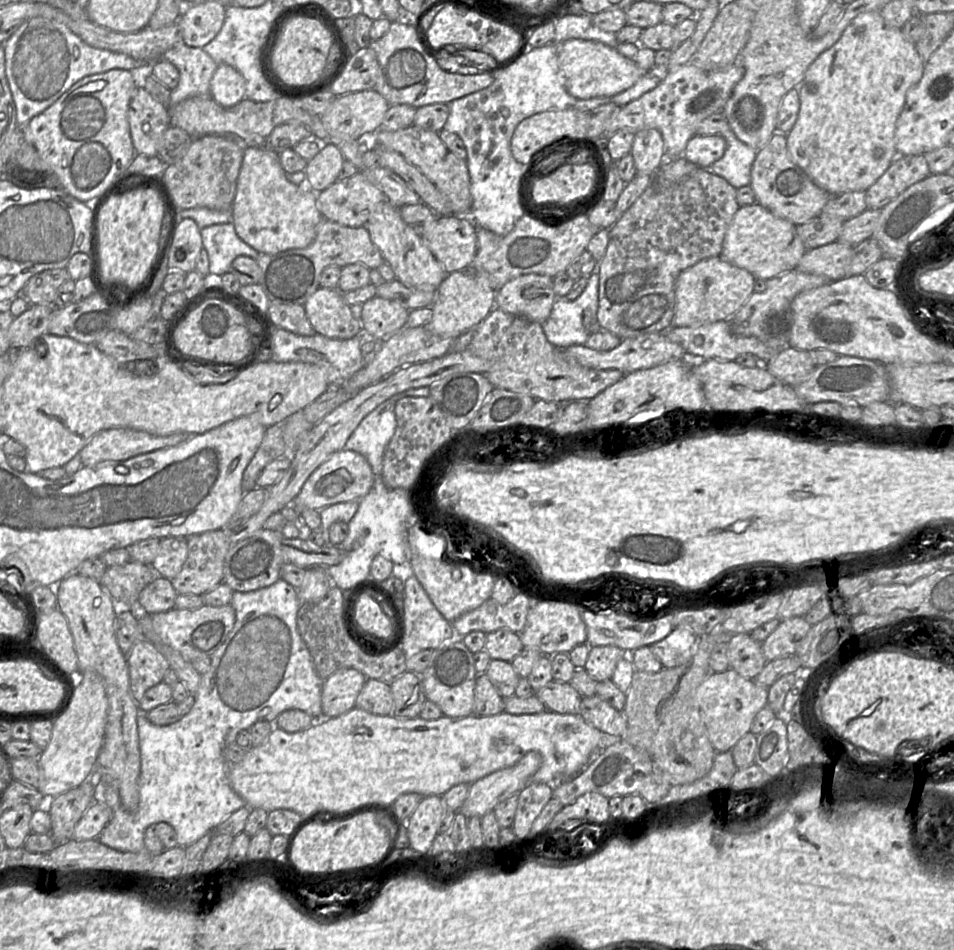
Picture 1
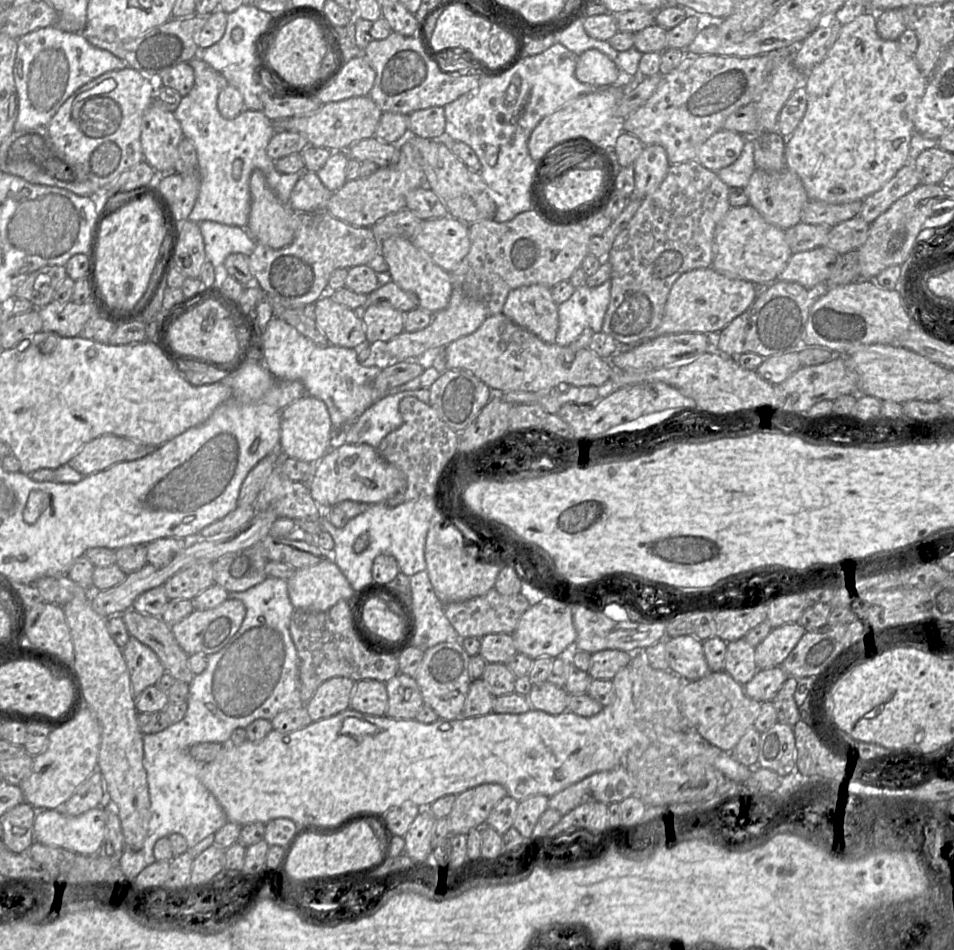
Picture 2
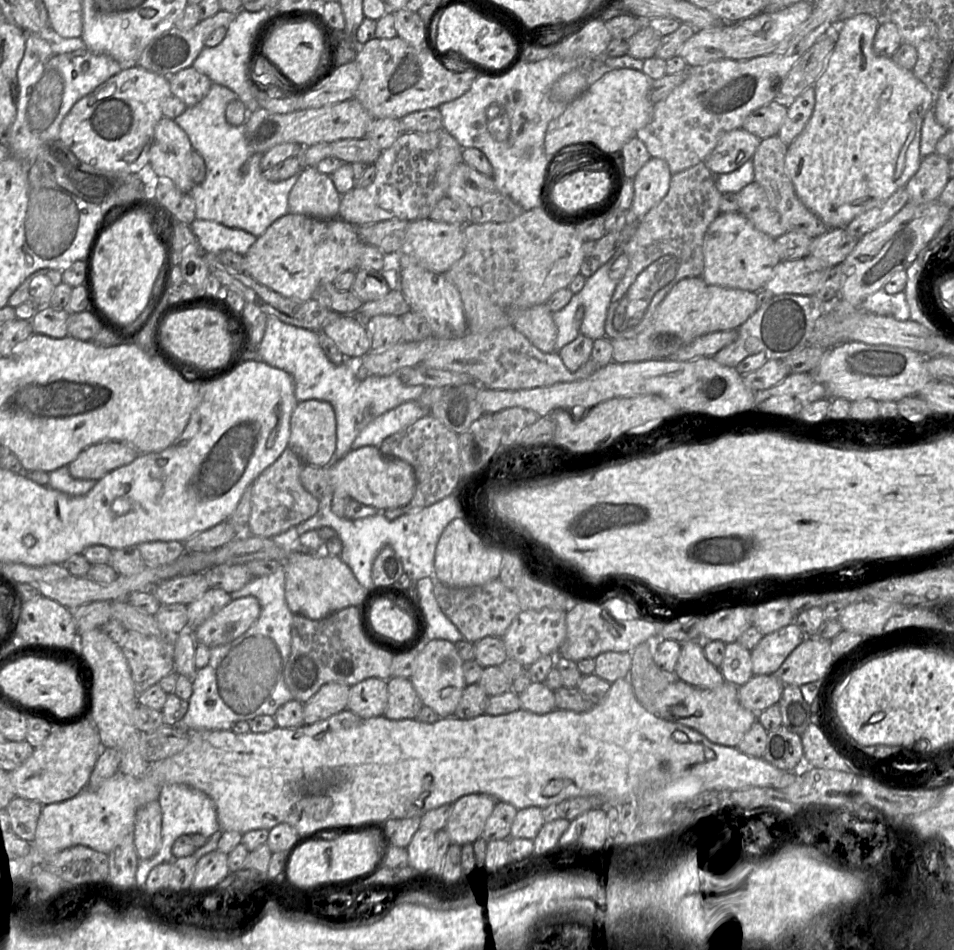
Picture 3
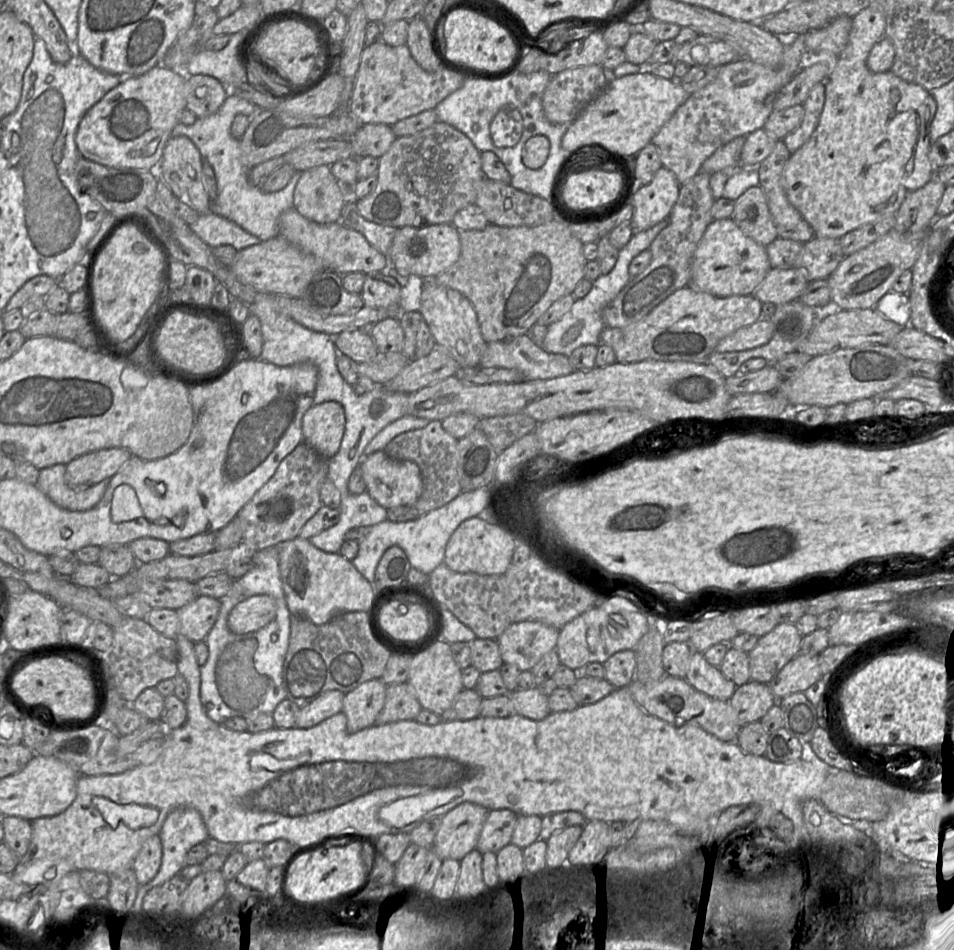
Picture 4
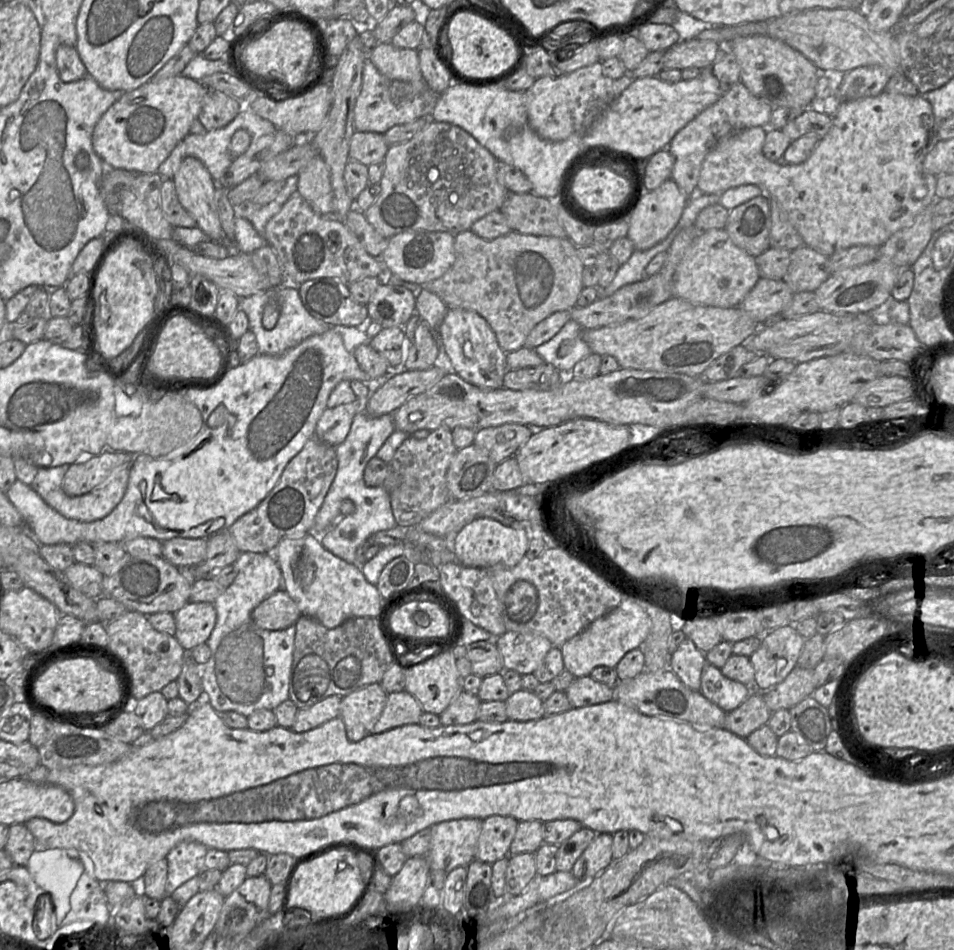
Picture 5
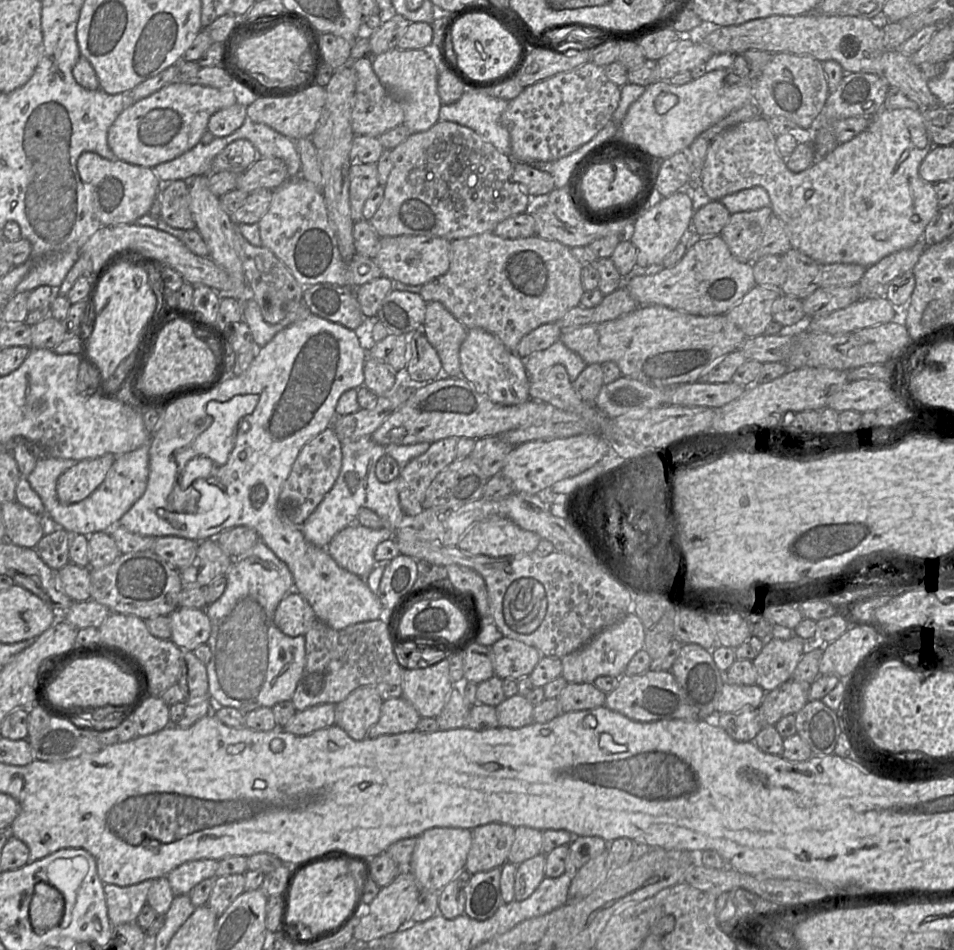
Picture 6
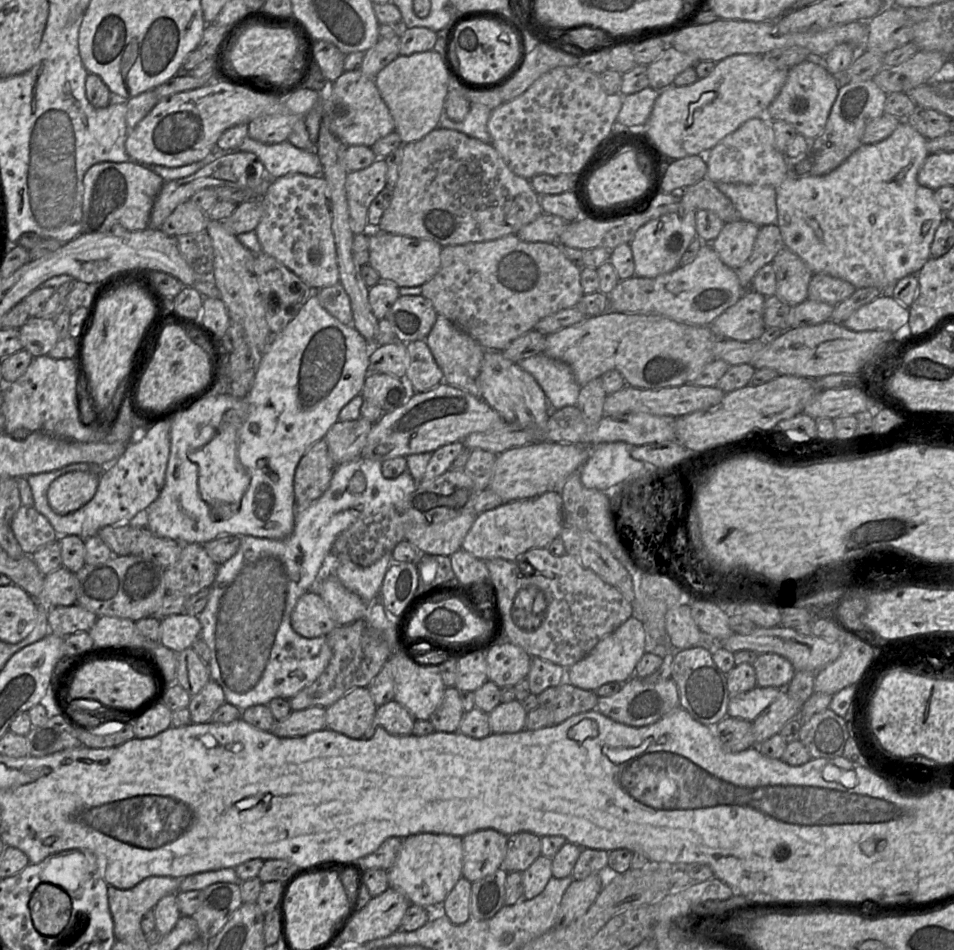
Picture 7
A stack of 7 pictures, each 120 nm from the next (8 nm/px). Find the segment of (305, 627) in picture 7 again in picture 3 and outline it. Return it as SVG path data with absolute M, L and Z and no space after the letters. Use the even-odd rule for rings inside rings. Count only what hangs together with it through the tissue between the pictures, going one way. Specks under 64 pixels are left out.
M253 596L231 600L193 630L194 639L210 649L231 643L257 621L260 612L259 601Z

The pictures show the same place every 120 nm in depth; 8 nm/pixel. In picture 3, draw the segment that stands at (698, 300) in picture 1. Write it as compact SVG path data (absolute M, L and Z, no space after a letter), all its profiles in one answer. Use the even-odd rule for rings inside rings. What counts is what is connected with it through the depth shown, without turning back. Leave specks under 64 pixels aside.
M702 277L684 278L664 297L643 331L629 339L610 339L613 361L626 363L669 358L702 335L738 329L757 309L756 292L710 285Z

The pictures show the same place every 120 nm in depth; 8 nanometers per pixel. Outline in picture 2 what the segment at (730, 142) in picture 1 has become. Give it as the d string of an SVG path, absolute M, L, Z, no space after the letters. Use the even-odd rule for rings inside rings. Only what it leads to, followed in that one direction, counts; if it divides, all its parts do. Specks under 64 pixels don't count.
M743 136L745 143L739 158L731 165L715 171L717 176L729 187L745 188L756 169L753 140L751 137Z

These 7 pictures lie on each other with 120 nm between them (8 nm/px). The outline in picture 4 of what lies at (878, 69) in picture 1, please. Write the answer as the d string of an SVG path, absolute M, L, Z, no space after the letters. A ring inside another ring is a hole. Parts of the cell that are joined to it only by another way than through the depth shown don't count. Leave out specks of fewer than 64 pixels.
M876 6L864 8L852 18L852 26L847 44L837 56L832 65L832 70L824 82L825 102L817 127L810 138L790 155L782 172L781 184L788 201L813 228L816 237L839 239L844 234L855 230L864 224L876 222L886 216L890 216L890 214L895 214L905 196L908 193L923 187L931 179L934 171L936 171L929 160L929 129L936 113L936 102L933 96L919 84L906 82L894 75L890 70L874 73L867 67L867 57L875 43L884 37L885 26L885 17L879 7Z

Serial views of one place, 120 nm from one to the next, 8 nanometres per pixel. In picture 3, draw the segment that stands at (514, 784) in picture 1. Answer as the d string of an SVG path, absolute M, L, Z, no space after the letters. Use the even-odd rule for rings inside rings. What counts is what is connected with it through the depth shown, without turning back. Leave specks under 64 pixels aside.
M472 793L456 800L445 826L451 844L473 844L480 838L496 803L494 797L484 793Z

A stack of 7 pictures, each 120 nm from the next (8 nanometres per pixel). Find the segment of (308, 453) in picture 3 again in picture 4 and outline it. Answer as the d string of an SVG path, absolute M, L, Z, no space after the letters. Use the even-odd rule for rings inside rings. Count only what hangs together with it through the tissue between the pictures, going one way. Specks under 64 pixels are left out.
M336 401L312 405L302 418L303 442L326 459L338 451L345 431L345 412Z

